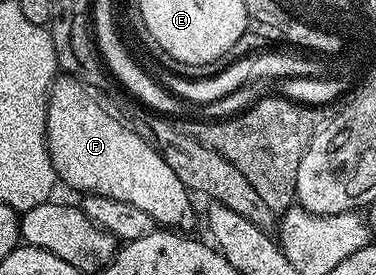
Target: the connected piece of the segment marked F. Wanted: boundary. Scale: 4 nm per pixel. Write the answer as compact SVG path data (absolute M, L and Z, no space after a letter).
M61 77L49 89L49 108L47 109L47 125L45 140L49 146L51 165L55 169L58 180L62 184L74 187L80 193L115 197L115 201L127 201L127 205L135 205L135 209L143 209L153 219L154 224L165 229L189 229L193 223L193 207L189 204L191 192L186 188L174 169L167 165L158 148L145 139L124 128L115 118L109 117L96 104L92 94L84 84L73 77Z

